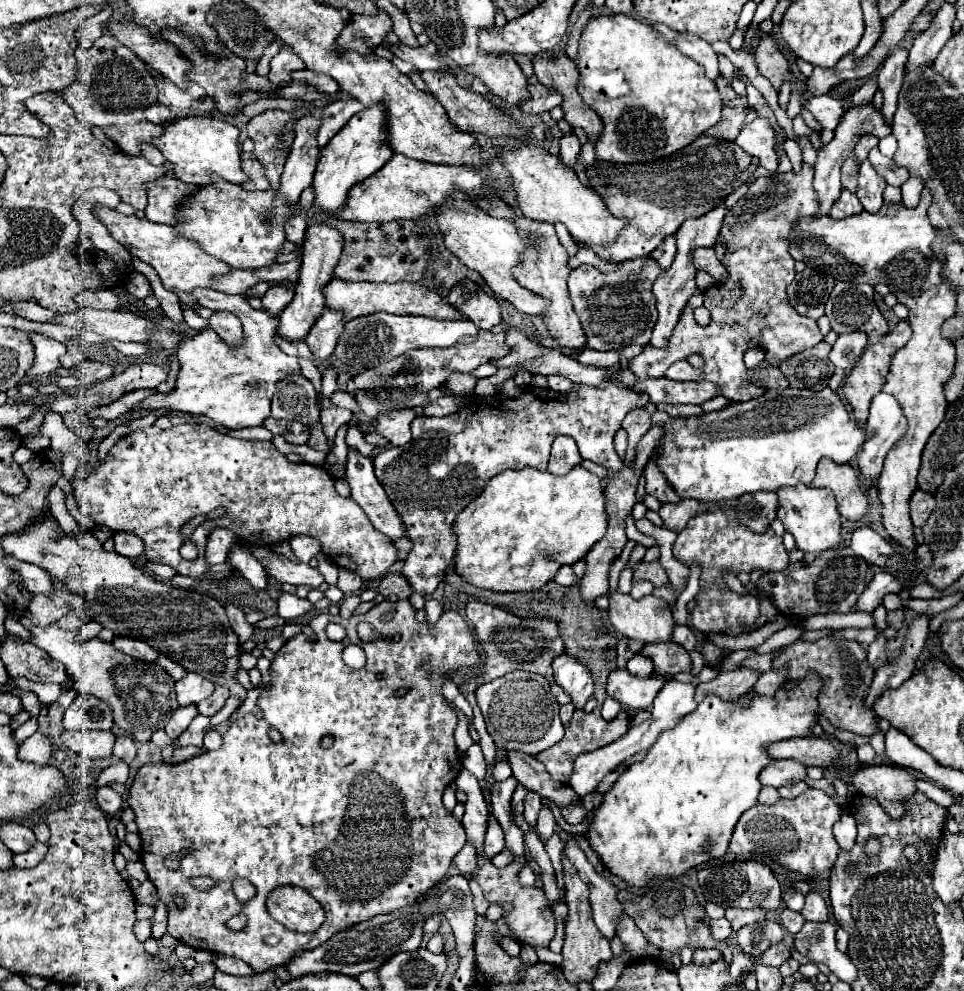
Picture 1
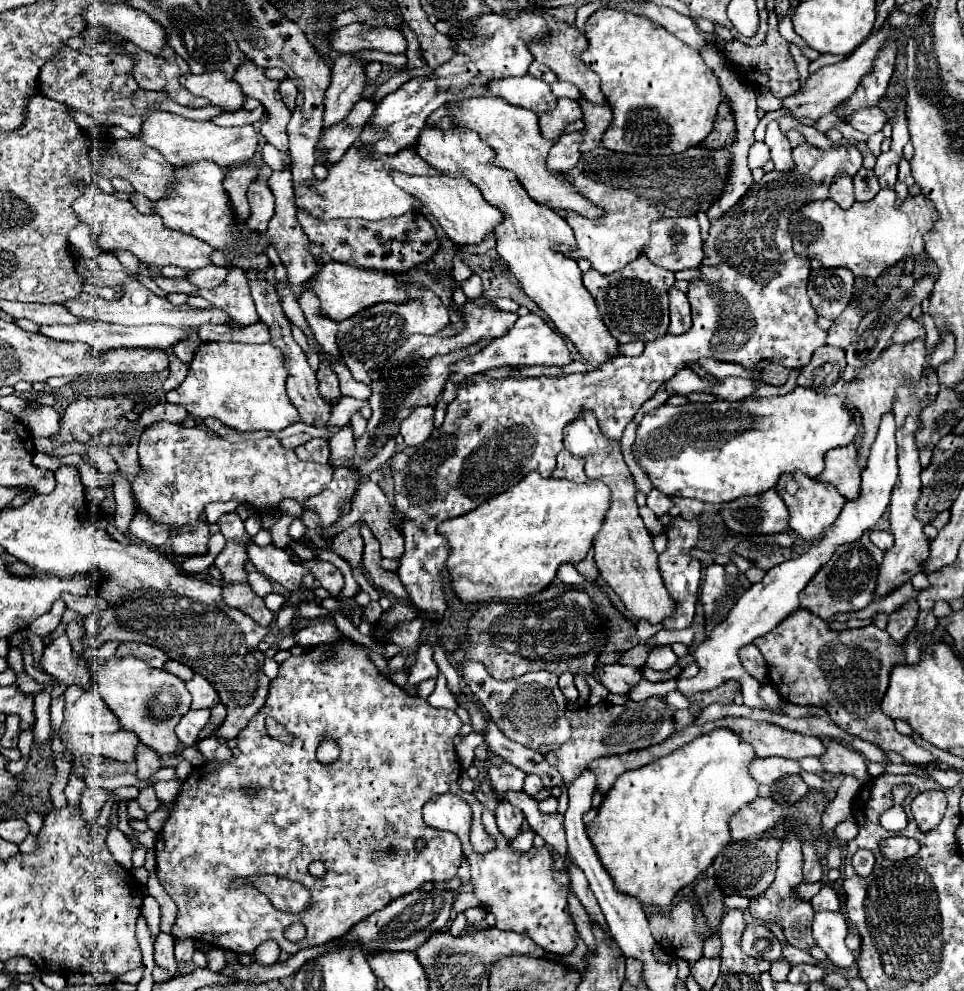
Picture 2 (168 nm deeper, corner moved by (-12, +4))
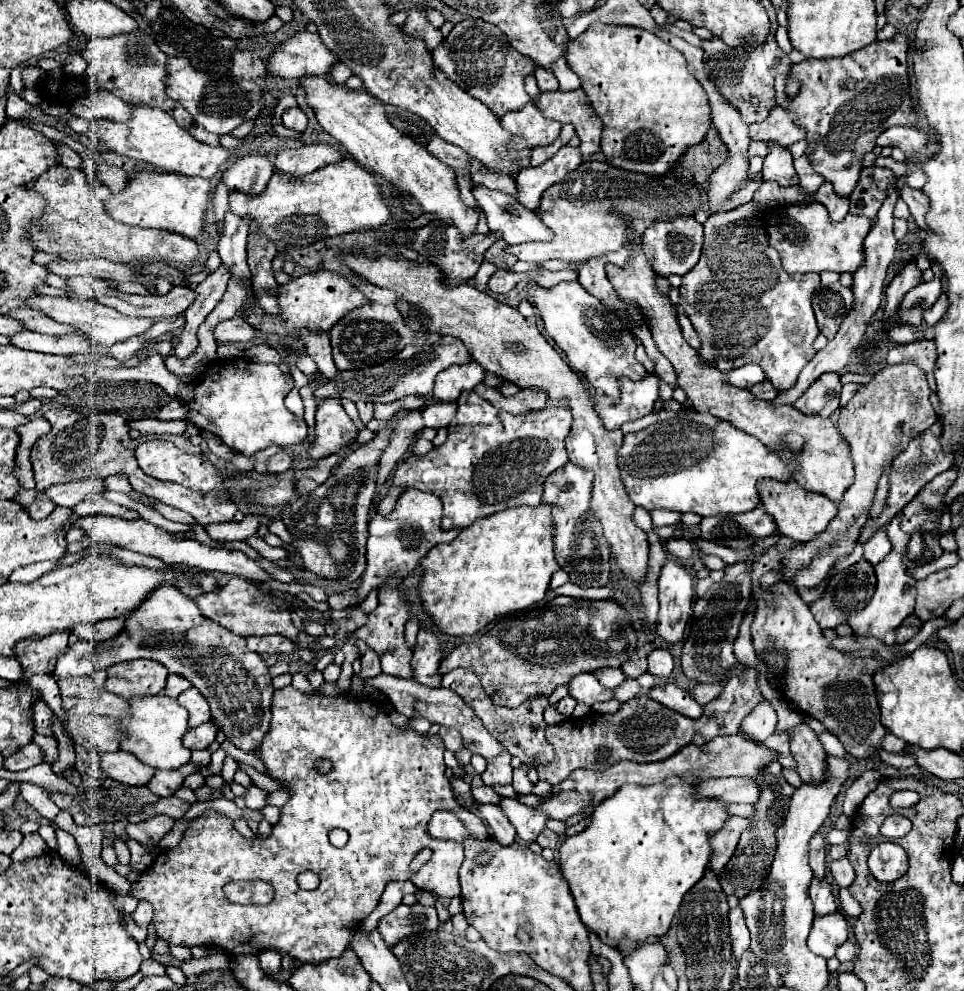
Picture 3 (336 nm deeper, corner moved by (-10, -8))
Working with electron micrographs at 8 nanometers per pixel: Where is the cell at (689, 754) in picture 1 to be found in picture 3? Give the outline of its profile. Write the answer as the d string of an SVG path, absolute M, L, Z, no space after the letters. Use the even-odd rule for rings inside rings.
M670 776L654 786L626 784L594 808L590 826L584 832L568 836L558 848L562 878L568 882L584 926L590 932L598 932L612 948L618 948L622 938L644 942L650 936L666 934L684 894L704 876L710 860L708 836L722 828L728 812L722 802L706 798L696 800L694 794L696 786L678 776Z

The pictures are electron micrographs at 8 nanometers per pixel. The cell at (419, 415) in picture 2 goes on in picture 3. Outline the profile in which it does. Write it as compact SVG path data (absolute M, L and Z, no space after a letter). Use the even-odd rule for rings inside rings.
M432 402L422 410L424 416L424 424L428 428L446 428L450 424L450 420L456 416L456 402L454 404L446 404L446 402Z

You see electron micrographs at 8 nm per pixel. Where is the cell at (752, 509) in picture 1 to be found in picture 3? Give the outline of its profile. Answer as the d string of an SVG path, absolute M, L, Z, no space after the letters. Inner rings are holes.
M754 508L744 514L718 514L702 518L700 538L714 540L722 546L734 550L744 550L754 546L758 540L776 534L774 520L766 514L764 508Z

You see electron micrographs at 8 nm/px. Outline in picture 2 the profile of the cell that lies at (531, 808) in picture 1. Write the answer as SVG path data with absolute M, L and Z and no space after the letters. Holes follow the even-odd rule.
M526 776L526 780L524 780L524 792L526 792L530 798L534 798L542 788L544 788L544 786L542 786L542 780L540 780L538 776Z

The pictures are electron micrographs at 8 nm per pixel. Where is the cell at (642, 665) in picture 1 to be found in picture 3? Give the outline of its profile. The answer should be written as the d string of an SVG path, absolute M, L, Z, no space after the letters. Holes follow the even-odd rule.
M654 650L650 652L648 656L648 672L652 676L662 676L666 678L674 668L674 662L672 662L672 654L668 650Z

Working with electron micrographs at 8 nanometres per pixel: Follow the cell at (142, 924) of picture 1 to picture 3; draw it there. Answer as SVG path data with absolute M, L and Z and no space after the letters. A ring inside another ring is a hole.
M145 900L139 901L138 908L132 912L132 918L134 918L134 922L136 922L140 928L146 928L146 926L152 922L152 916L152 906Z

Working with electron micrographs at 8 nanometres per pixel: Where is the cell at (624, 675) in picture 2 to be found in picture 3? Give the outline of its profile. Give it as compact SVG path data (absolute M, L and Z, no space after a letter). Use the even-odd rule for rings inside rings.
M578 674L578 676L574 676L570 680L570 684L568 684L568 694L576 702L584 702L588 706L592 706L596 702L606 702L606 700L612 698L612 690L602 688L592 674Z

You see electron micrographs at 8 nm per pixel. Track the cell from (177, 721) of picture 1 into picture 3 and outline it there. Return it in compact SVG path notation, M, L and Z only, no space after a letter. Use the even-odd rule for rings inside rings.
M206 722L196 728L190 728L184 736L184 746L190 750L206 750L216 738L216 730L218 726L214 722Z

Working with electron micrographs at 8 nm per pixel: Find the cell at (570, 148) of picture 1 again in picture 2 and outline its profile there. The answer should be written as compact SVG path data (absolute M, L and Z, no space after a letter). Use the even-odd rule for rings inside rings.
M582 132L562 134L548 154L548 170L563 173L568 168L574 168L581 156L578 148L580 148L582 140L584 140Z

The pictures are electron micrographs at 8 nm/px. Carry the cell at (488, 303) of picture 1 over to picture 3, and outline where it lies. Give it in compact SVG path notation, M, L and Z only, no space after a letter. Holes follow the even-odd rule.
M444 336L438 344L432 344L432 346L430 344L406 346L398 356L394 356L394 360L388 360L384 364L340 372L338 384L334 384L334 380L326 380L320 372L316 372L316 378L322 378L322 384L312 382L316 386L314 398L316 398L316 404L320 404L322 400L328 400L328 398L346 398L352 402L366 400L372 404L390 404L394 400L408 396L408 394L430 394L438 372L442 372L454 364L466 364L470 360L472 360L472 356L470 356L468 348L462 344L462 340L452 338L452 336Z

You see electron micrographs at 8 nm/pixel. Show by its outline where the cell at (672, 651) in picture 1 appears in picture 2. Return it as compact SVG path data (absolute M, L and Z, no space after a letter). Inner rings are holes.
M638 644L632 650L628 650L628 652L622 654L620 664L628 664L628 666L634 666L634 668L642 668L646 664L648 652L654 650L654 648L656 648L654 644Z

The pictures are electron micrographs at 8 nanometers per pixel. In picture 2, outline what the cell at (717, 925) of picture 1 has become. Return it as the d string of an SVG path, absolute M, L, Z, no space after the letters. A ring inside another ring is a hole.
M718 935L708 938L704 943L703 956L713 958L720 956L722 951L721 939Z

